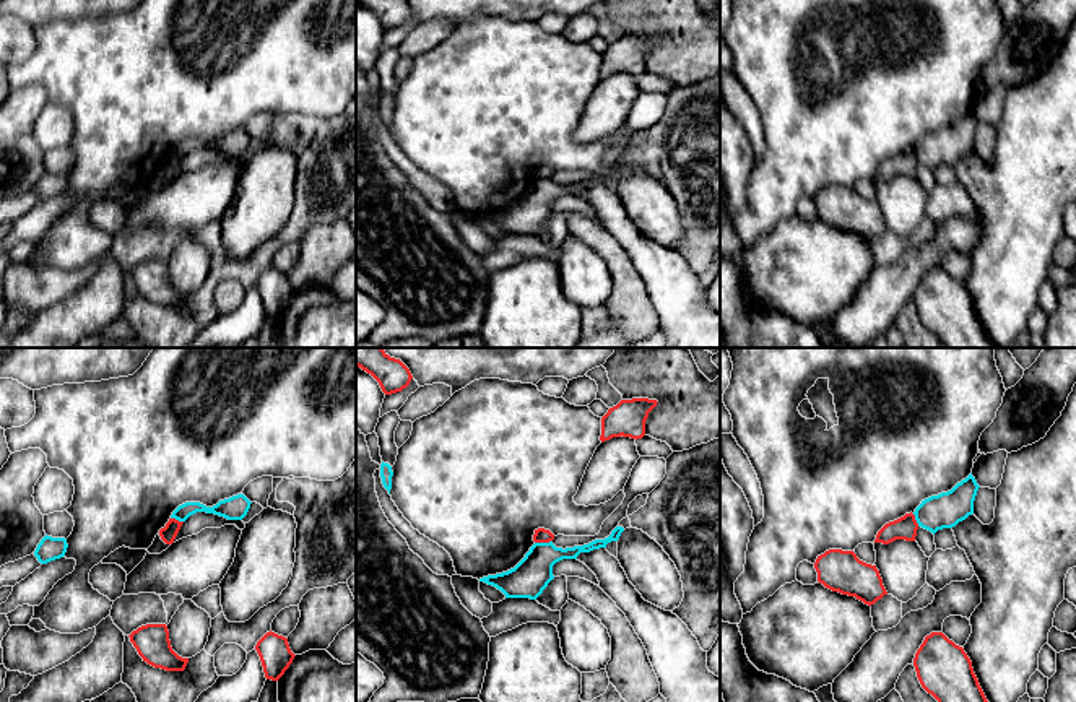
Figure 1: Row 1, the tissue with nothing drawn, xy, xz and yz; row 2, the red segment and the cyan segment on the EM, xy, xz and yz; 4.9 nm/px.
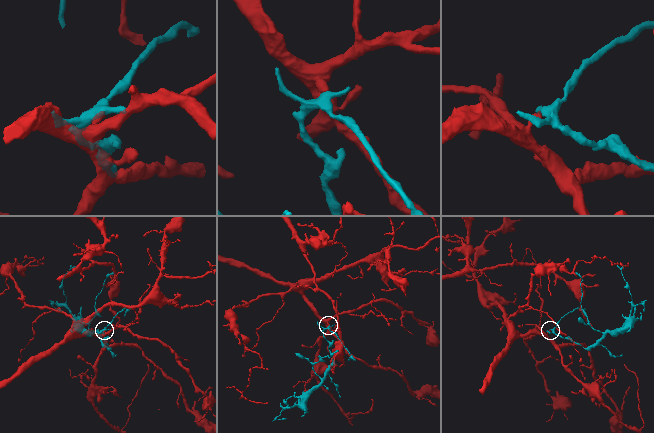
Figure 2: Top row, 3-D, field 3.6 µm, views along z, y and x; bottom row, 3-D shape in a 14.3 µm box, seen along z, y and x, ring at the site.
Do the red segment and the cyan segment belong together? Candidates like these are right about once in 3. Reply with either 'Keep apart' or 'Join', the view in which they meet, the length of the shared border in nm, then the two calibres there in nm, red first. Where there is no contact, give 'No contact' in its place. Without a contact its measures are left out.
Keep apart. Touches red in xz. Shared border 90 nm. Thickness 70 nm (red) against 180 nm

